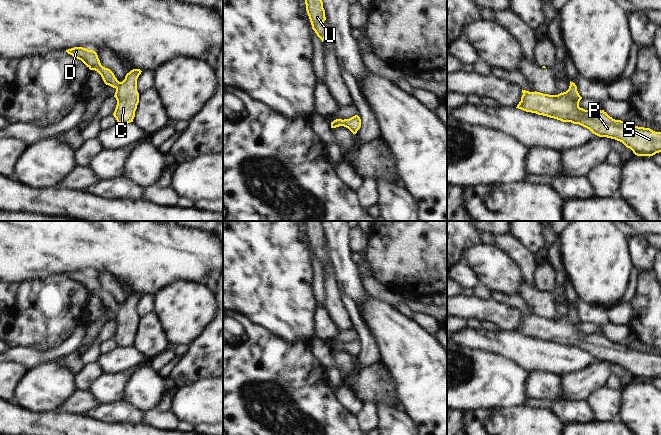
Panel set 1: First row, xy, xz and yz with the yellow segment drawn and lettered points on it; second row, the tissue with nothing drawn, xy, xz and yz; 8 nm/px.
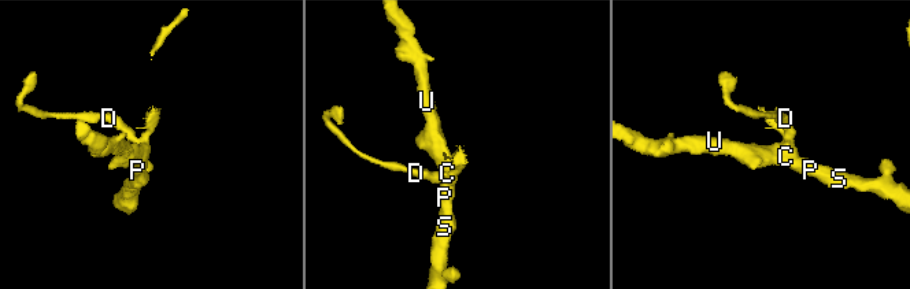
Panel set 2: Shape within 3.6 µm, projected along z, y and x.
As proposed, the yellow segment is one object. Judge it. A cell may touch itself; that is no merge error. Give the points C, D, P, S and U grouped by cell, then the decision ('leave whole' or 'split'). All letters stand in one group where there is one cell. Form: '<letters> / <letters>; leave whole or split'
C D P S U; leave whole

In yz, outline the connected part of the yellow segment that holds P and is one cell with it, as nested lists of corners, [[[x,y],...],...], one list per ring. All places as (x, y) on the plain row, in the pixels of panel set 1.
[[[570,305],[569,313],[558,319],[522,314],[521,325],[516,332],[560,344],[579,348],[599,361],[622,366],[637,380],[653,380],[661,376],[661,356],[638,351],[615,344],[604,334],[585,334],[579,331],[582,321],[575,307]]]

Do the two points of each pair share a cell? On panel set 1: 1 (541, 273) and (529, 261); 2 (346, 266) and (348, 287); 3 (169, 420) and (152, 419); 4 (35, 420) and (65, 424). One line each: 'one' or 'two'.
1: two
2: one
3: one
4: one

